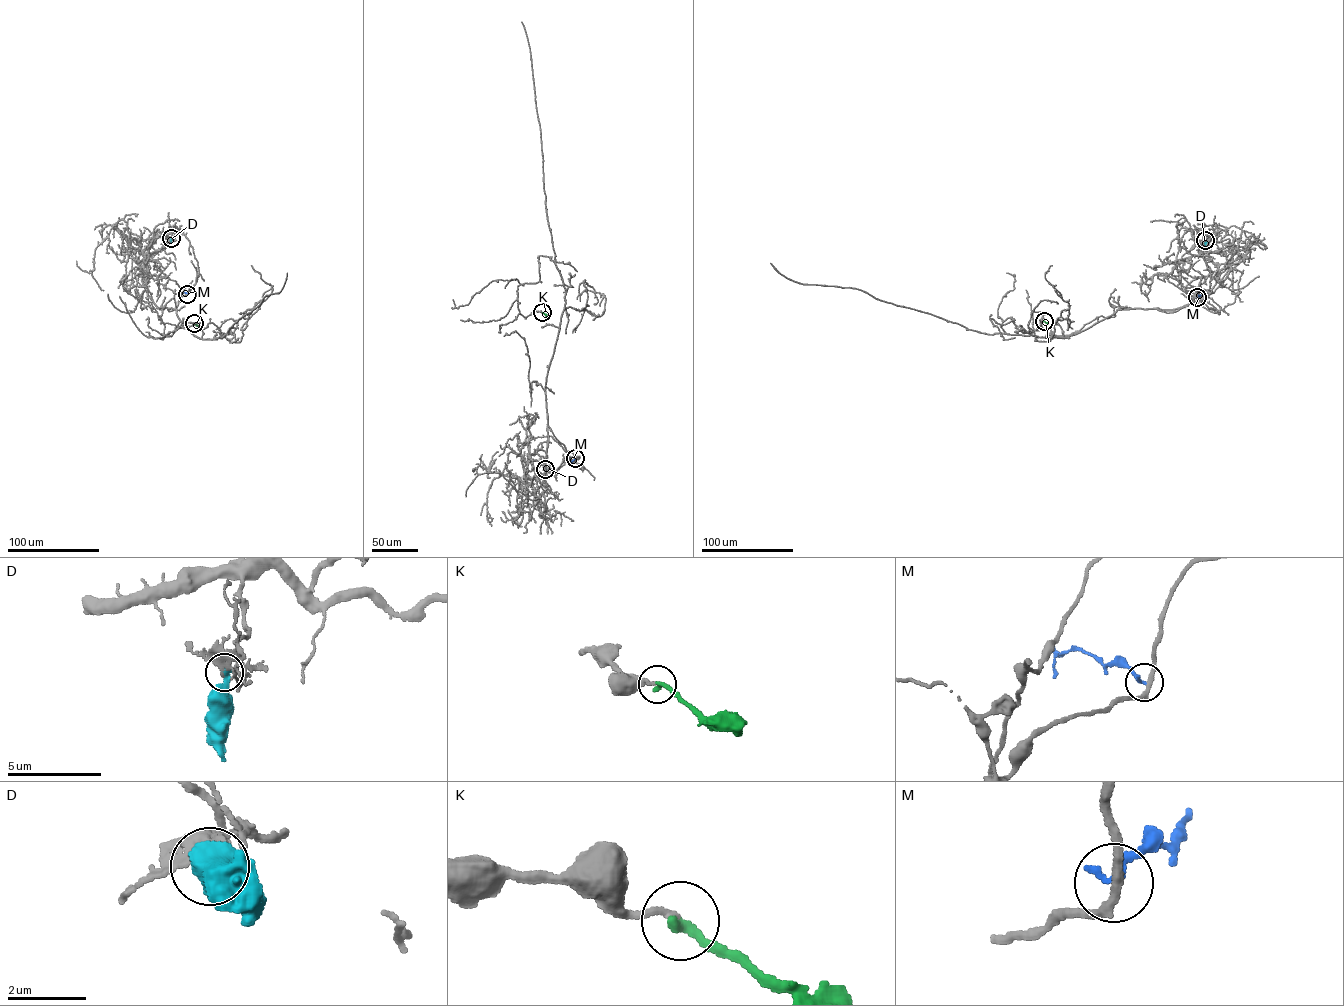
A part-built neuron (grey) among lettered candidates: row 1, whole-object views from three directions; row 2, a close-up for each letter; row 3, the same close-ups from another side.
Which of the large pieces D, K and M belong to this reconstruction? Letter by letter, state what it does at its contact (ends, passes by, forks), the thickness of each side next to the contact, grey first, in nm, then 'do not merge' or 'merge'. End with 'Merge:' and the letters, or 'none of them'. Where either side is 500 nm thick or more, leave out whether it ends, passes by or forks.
D: it ends there; 200 nm thick on the grey side, 480 nm on the other; do not merge
K: it ends there; 170 nm thick on the grey side, 280 nm on the other; merge
M: it ends there; 240 nm thick on the grey side, 200 nm on the other; do not merge
Merge: K

